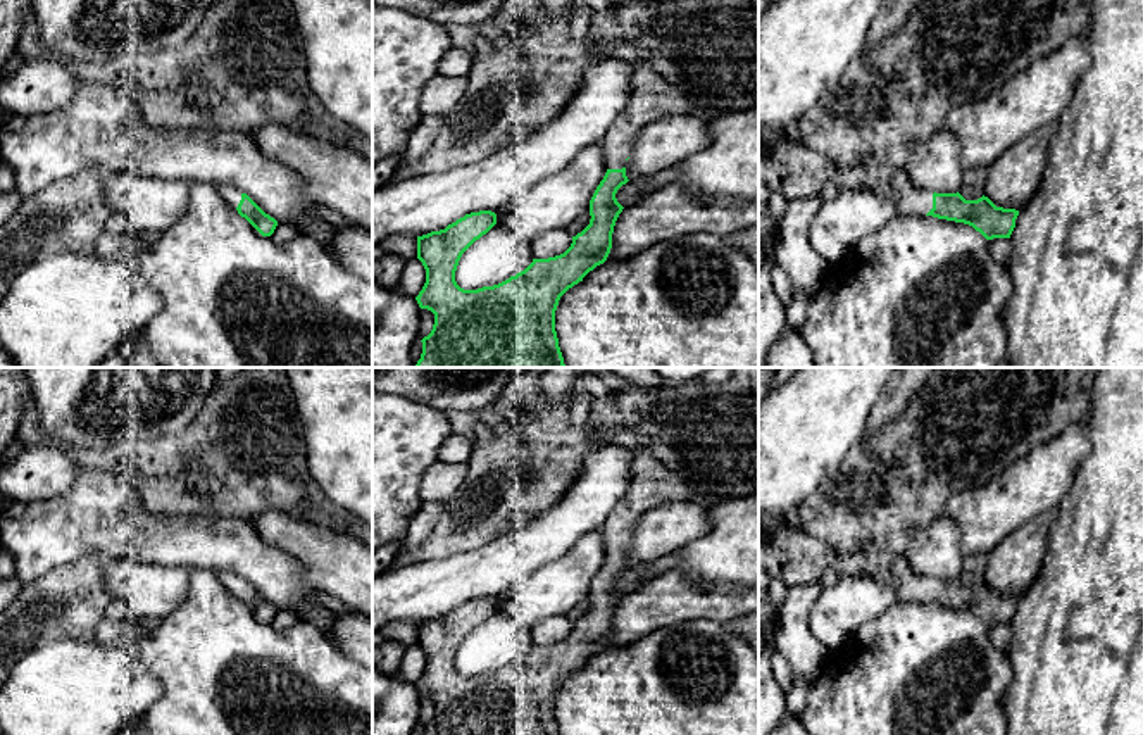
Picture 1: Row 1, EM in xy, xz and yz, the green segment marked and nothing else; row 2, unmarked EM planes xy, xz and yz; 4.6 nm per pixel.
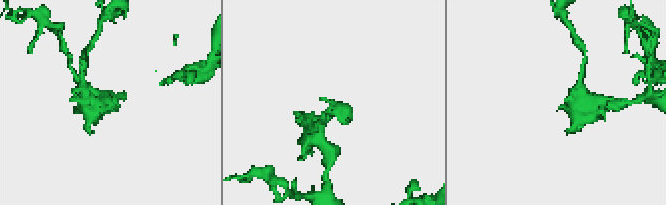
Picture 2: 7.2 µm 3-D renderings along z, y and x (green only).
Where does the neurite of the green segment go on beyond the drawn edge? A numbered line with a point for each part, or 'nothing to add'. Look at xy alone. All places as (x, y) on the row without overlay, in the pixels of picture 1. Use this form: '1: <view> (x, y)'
1: xy (228, 578)

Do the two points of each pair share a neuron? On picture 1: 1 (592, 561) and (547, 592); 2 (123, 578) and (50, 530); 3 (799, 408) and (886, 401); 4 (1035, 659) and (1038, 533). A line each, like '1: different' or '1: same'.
1: same
2: different
3: different
4: different

